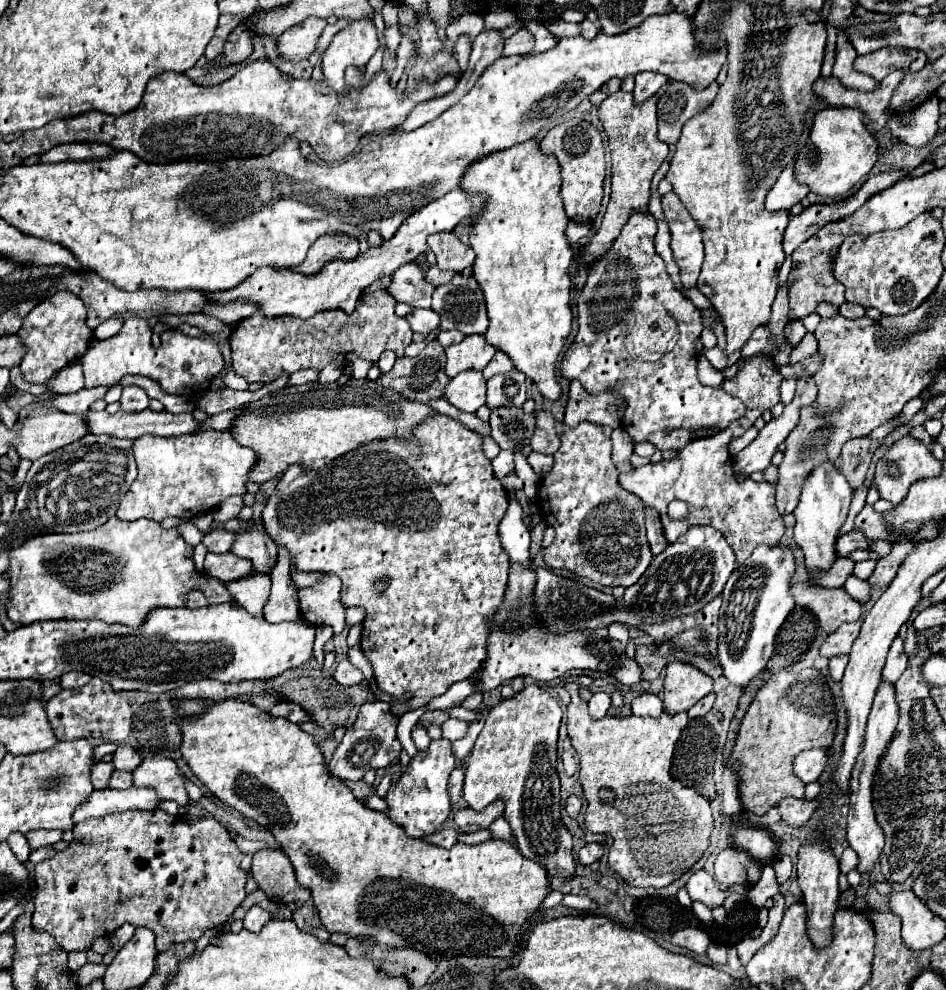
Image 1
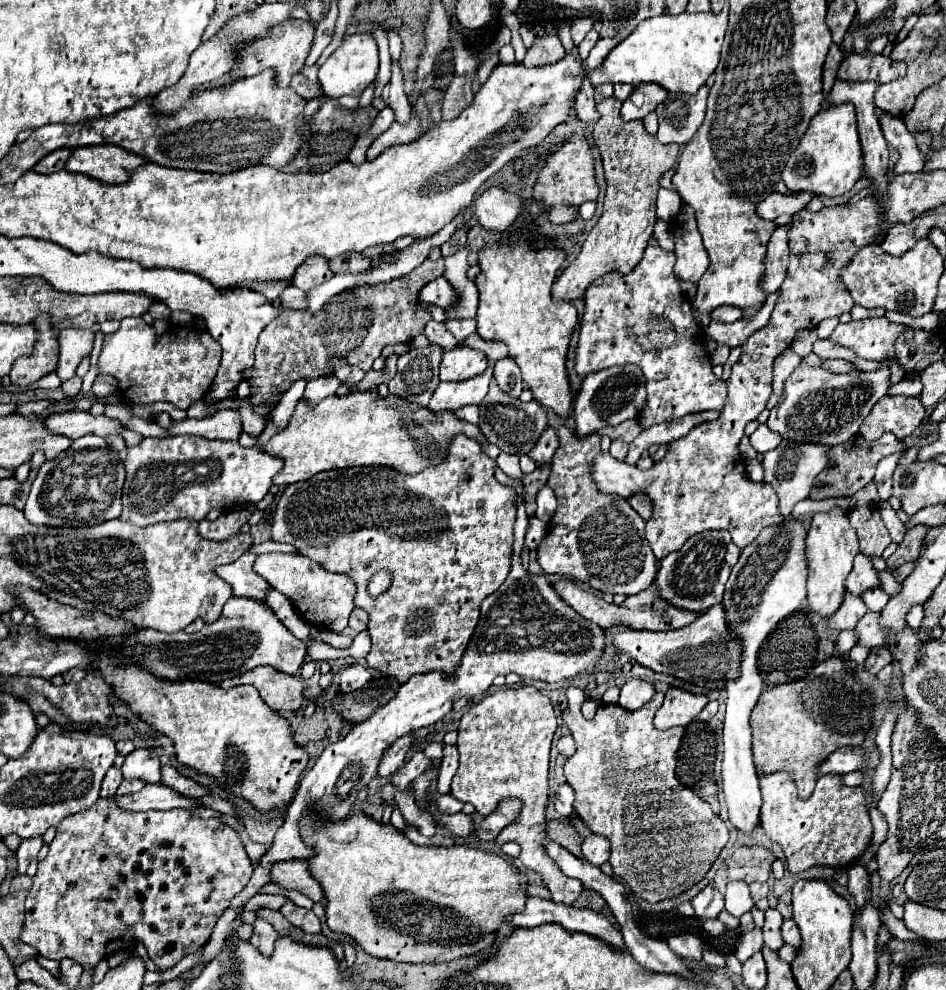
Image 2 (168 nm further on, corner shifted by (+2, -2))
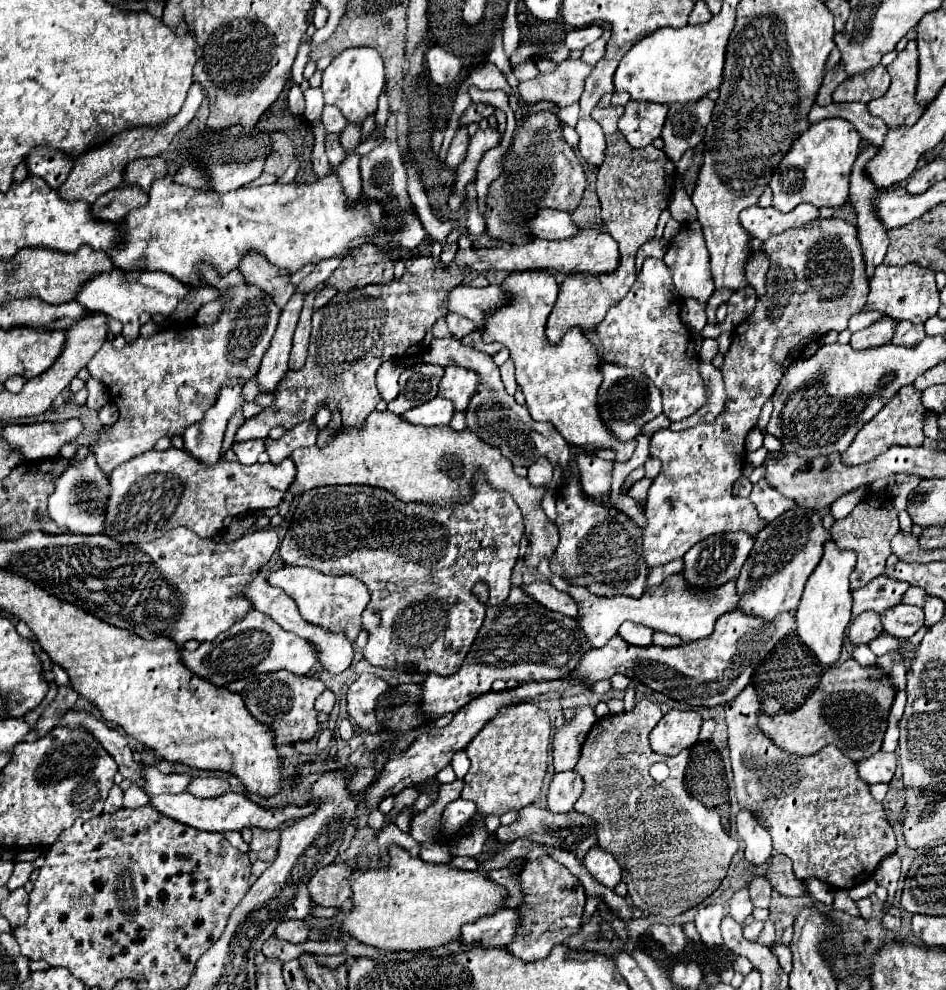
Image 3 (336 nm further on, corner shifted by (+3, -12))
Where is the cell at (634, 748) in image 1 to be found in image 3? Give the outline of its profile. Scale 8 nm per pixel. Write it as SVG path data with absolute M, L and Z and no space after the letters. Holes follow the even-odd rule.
M643 698L631 712L607 716L591 728L575 766L575 772L579 772L585 780L585 792L575 802L575 810L589 814L597 822L599 846L617 858L633 904L643 912L669 918L699 906L719 888L727 876L731 858L739 850L739 842L727 834L715 810L705 808L689 794L685 786L689 750L683 750L673 758L665 758L649 748L649 732L661 718L663 712L659 706L649 698Z

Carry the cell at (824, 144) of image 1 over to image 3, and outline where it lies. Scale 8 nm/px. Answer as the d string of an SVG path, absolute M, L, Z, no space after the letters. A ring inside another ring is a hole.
M829 118L811 124L789 148L775 168L769 186L773 190L773 208L791 212L795 206L809 202L817 208L841 206L849 196L849 174L859 154L861 136L855 126L843 118Z

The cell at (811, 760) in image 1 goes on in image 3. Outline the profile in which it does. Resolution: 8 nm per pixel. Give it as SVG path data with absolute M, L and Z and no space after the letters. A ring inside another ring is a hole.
M883 750L859 762L859 774L861 778L865 778L867 784L879 784L879 782L889 784L893 780L895 768L897 768L897 756Z

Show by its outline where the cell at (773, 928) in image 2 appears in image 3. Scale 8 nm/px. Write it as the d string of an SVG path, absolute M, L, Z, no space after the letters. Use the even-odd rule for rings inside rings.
M773 944L771 950L777 954L781 968L783 968L787 974L791 974L791 968L793 968L793 956L791 956L791 950L789 950L787 946L781 946L781 944Z

